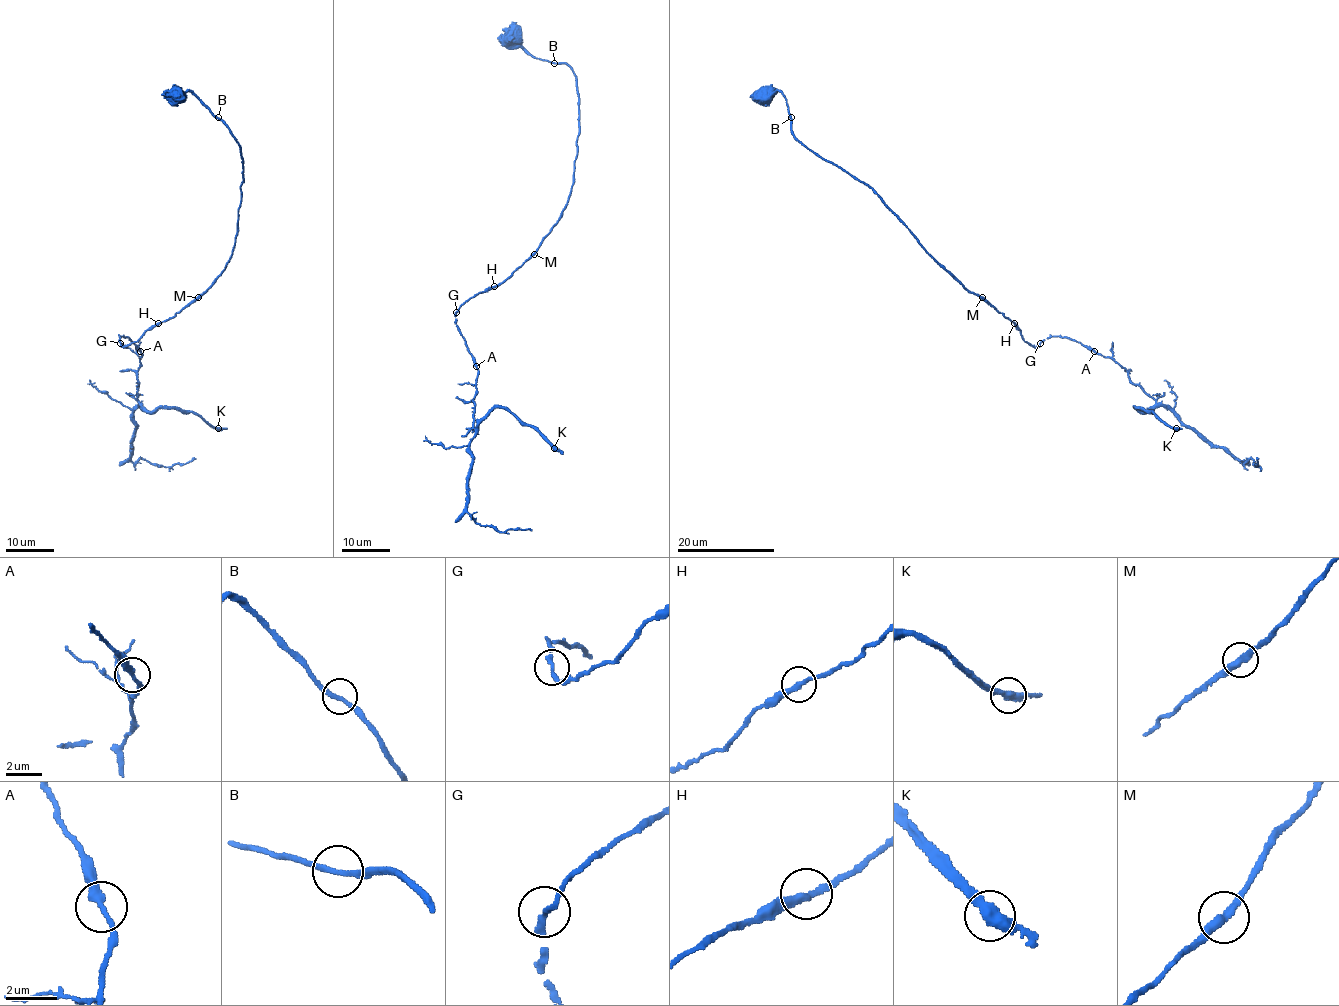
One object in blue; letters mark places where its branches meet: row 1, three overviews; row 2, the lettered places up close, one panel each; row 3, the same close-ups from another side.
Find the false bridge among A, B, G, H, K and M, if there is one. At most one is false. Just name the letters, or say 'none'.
none

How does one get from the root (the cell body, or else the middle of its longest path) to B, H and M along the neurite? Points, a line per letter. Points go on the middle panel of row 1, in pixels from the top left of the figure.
B: (515, 38), (535, 58), (554, 62)
H: (515, 38), (535, 58), (572, 70), (577, 155), (558, 223), (493, 286)
M: (515, 38), (535, 58), (565, 62), (575, 75), (578, 95), (577, 155), (570, 197), (558, 223), (533, 253)

